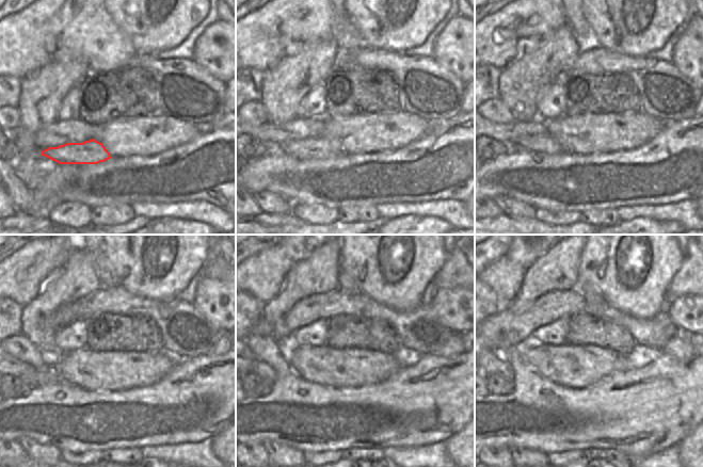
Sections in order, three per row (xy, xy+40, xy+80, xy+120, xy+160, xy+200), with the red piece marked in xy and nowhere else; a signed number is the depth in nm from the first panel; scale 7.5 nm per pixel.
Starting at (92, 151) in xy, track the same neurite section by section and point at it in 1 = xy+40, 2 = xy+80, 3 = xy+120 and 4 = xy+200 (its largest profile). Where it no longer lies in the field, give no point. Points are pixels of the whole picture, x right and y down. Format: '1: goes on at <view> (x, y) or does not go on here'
1: goes on at xy+40 (320, 148)
2: goes on at xy+80 (540, 143)
3: goes on at xy+120 (47, 375)
4: goes on at xy+200 (496, 365)

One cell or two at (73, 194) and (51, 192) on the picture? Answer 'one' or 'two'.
two

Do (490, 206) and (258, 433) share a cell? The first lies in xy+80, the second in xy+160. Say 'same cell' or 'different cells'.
different cells

